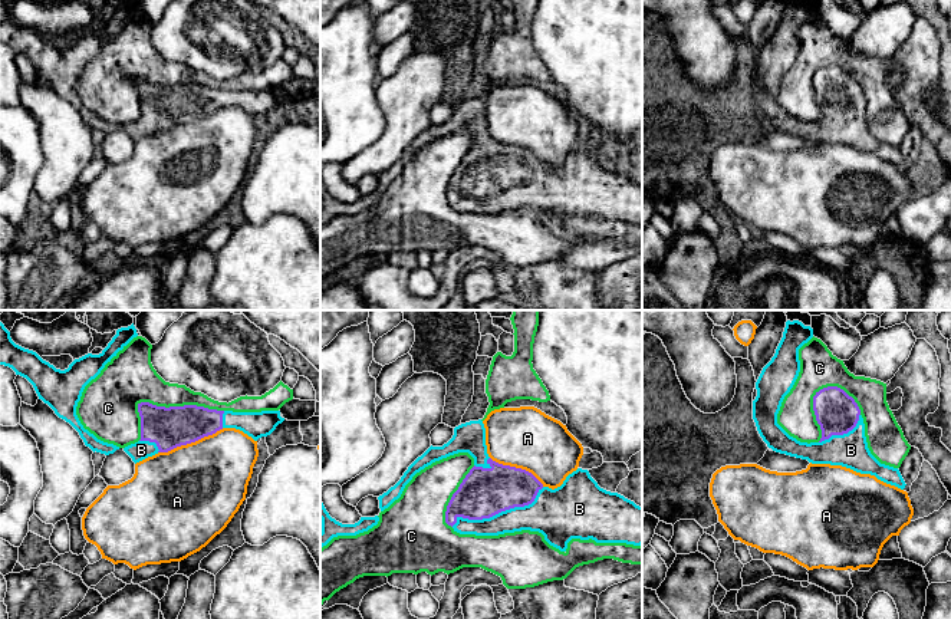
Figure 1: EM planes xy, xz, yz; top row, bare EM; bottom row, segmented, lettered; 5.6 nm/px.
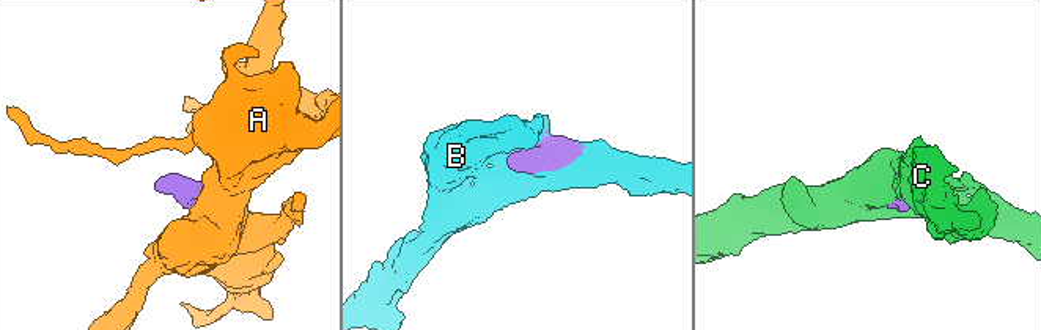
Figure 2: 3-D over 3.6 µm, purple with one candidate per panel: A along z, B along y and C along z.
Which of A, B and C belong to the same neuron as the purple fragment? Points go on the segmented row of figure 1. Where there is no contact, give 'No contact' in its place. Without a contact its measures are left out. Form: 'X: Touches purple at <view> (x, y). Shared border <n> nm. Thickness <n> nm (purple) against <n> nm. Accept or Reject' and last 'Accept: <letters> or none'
A: Touches purple at xy (190, 443). Shared border 400 nm. Thickness 220 nm (purple) against 500 nm. Reject
B: Touches purple at xz (497, 513). Shared border 550 nm. Thickness 280 nm (purple) against 180 nm. Accept
C: Touches purple at xy (163, 407). Shared border 500 nm. Thickness 220 nm (purple) against 300 nm. Reject
Accept: B

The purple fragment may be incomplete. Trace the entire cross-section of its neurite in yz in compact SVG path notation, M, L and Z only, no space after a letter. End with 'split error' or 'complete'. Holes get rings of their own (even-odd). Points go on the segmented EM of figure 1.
M799 320L786 322L776 353L756 382L753 419L760 437L776 452L812 464L842 465L904 490L906 484L899 470L881 464L871 454L860 409L843 389L827 386L813 396L813 411L822 429L819 442L800 442L777 424L781 402L800 372L799 349L812 338L810 326Z; split error

